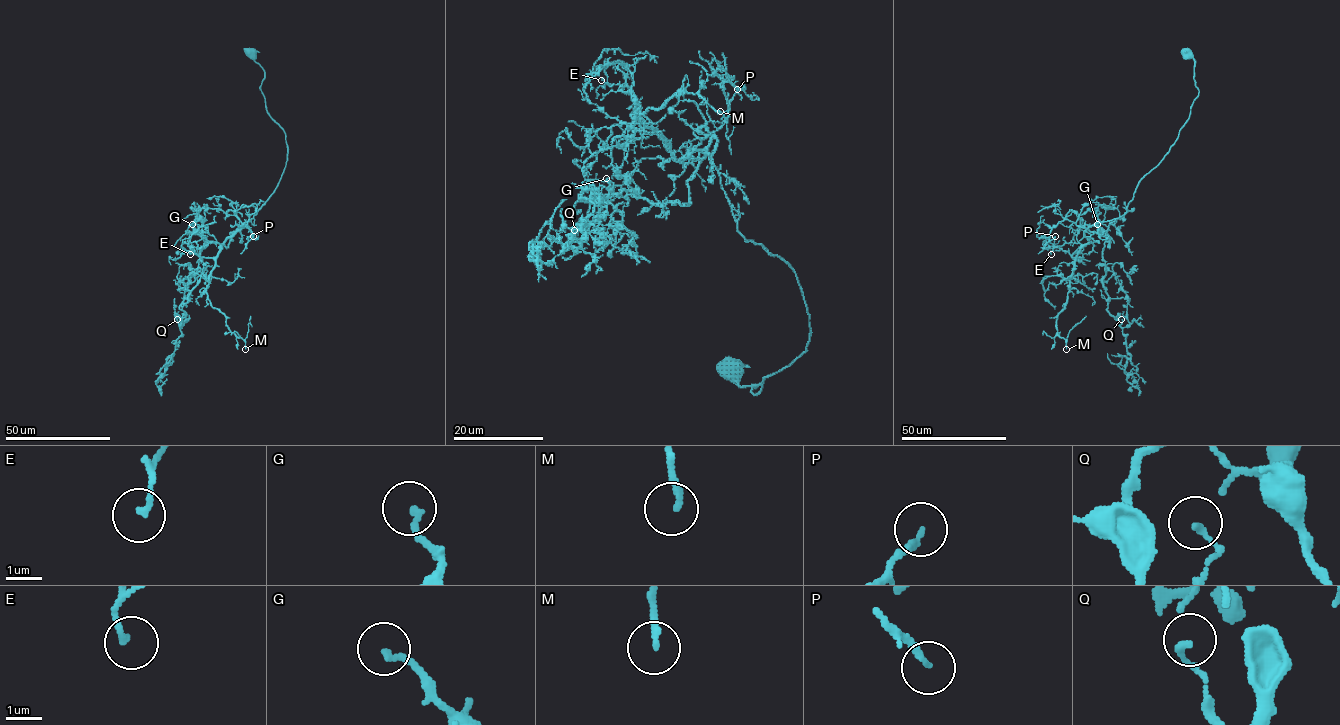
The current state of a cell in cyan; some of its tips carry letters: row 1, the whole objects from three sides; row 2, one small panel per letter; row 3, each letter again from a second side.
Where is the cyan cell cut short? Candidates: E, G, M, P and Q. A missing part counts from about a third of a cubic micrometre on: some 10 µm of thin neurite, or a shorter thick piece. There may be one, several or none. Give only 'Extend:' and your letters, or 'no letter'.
Extend: M

